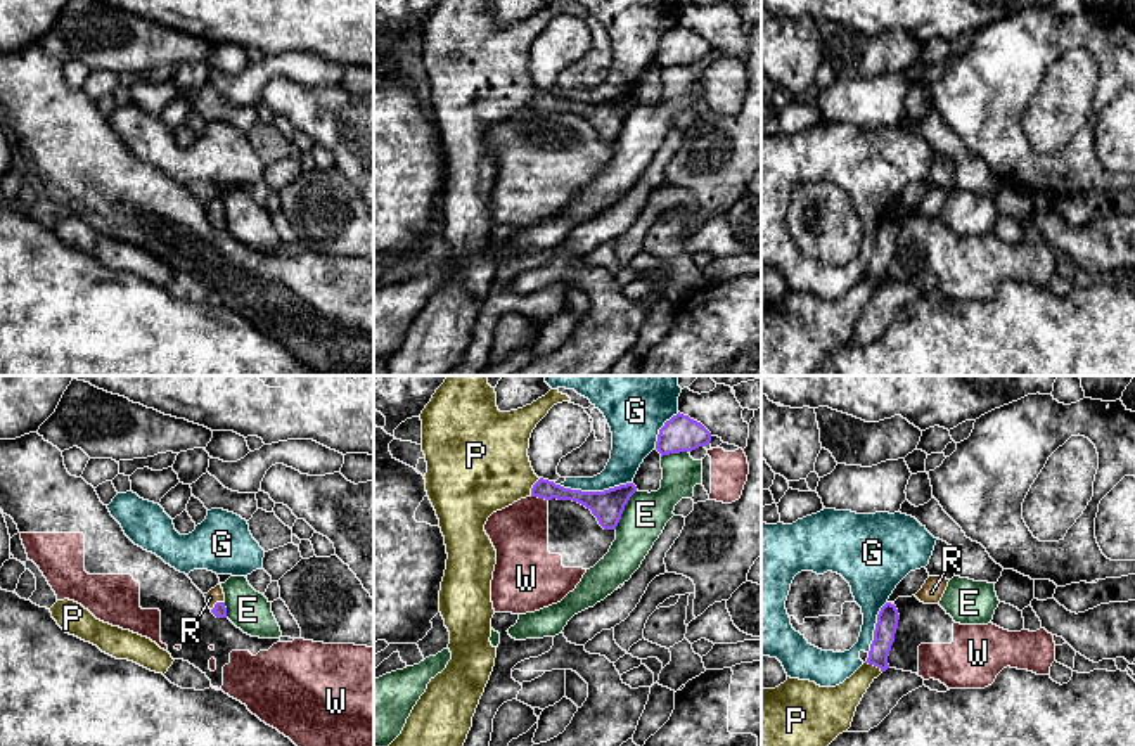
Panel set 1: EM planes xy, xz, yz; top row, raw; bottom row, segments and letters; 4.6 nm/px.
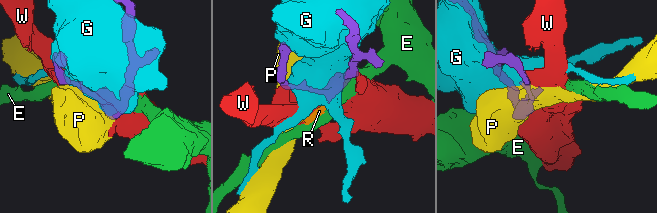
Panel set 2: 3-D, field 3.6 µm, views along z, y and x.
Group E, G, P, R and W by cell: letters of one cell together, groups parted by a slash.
E / G / P / R / W

